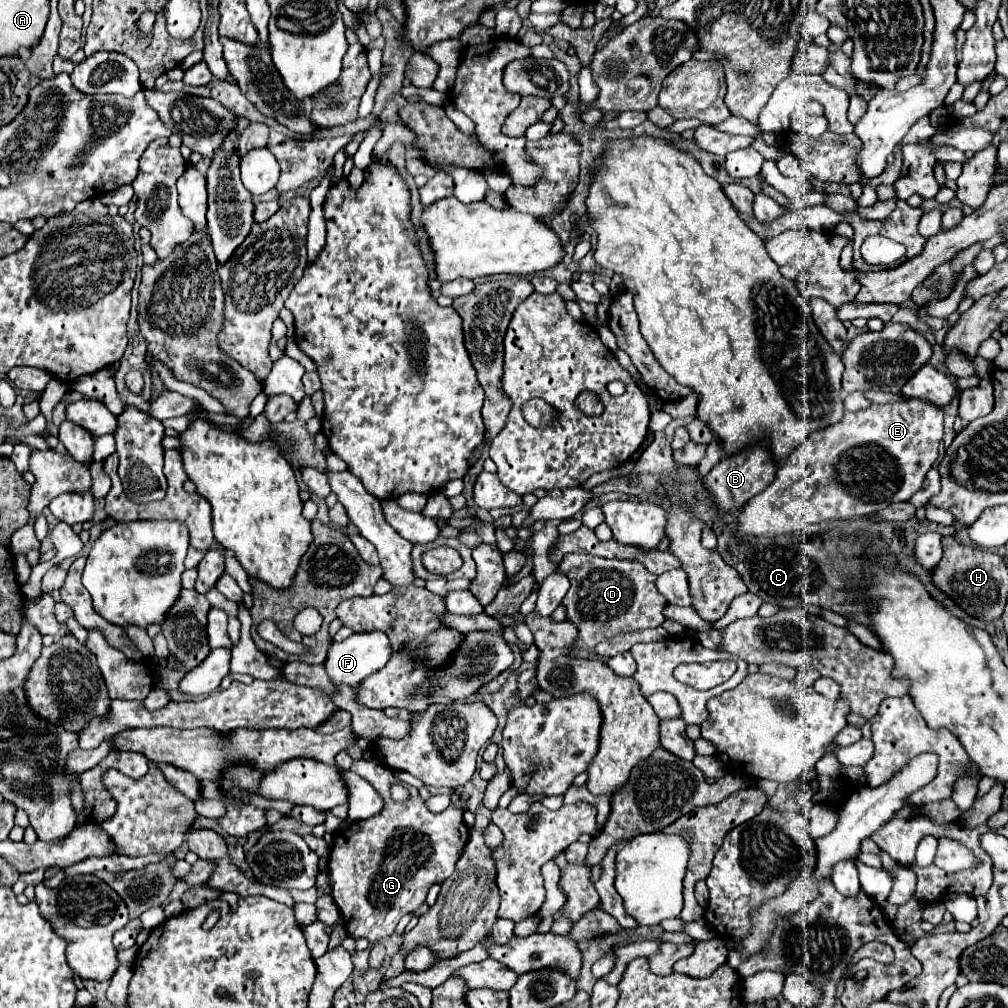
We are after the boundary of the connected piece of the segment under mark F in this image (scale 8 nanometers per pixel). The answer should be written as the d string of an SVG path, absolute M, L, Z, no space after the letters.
M373 631L373 633L353 633L351 637L347 637L341 643L331 643L323 665L325 665L325 671L333 685L357 687L363 679L367 679L369 675L373 675L381 667L385 667L389 659L391 659L391 645L389 645L387 635L381 631Z

